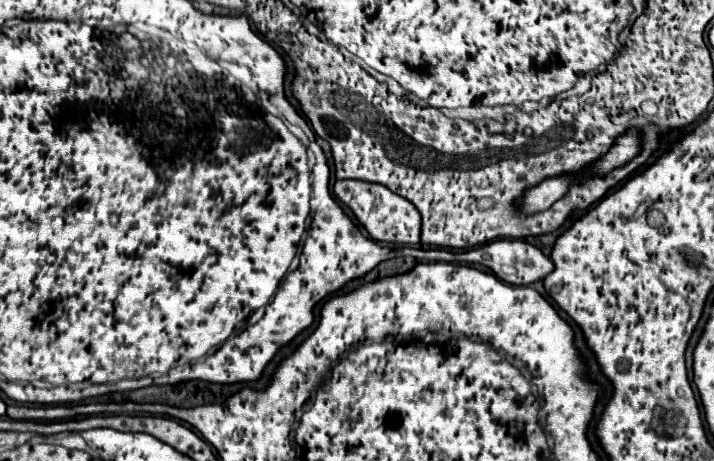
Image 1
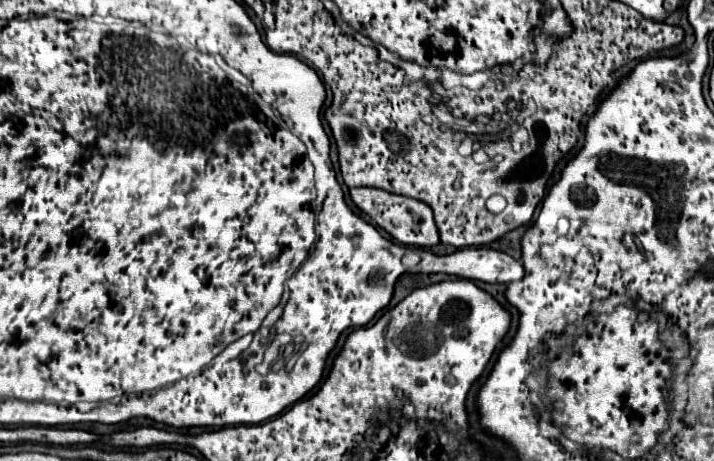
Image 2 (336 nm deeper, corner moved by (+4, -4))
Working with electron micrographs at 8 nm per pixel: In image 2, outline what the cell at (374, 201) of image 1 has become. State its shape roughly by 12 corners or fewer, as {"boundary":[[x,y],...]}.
{"boundary":[[372,187],[350,197],[398,243],[440,243],[432,209]]}

